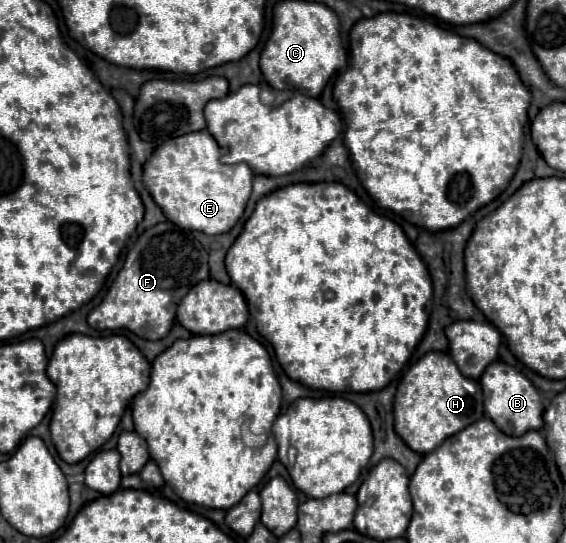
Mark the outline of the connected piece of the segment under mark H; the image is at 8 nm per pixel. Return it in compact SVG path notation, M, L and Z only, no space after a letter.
M426 353L406 371L394 399L394 427L402 441L424 455L436 449L446 437L466 429L484 417L482 387L470 381L444 353Z

